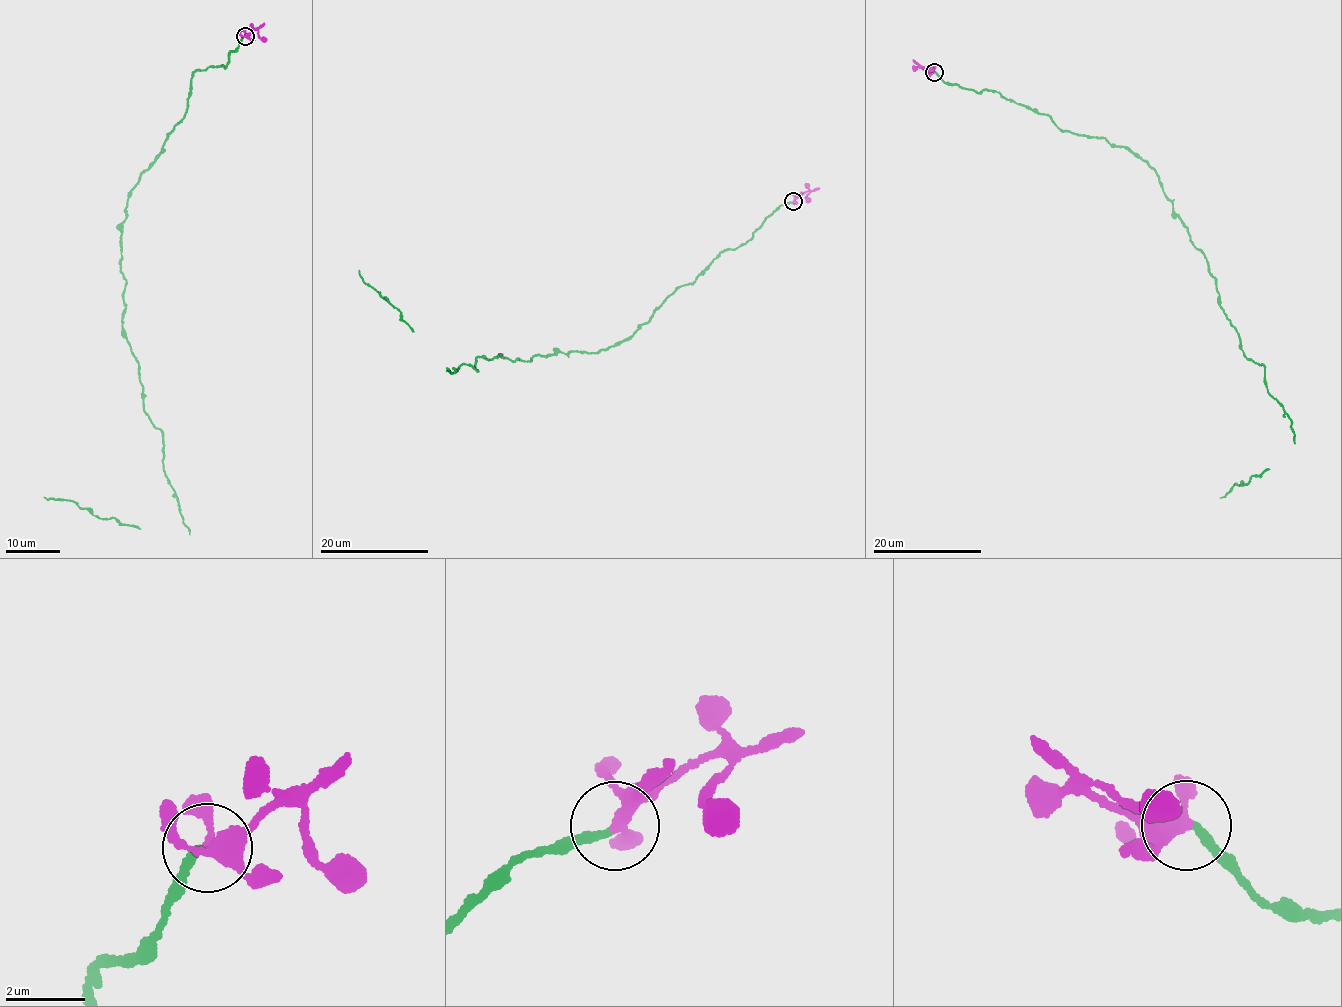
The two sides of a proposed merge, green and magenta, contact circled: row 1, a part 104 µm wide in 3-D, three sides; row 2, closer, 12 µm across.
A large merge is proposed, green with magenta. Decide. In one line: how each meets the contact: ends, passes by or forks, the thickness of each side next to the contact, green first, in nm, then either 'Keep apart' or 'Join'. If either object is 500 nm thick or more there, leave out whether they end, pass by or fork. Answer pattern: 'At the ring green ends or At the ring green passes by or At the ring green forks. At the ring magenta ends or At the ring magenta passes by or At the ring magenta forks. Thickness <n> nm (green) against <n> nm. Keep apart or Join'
At the ring green ends. At the ring magenta forks. Thickness 200 nm (green) against 240 nm. Keep apart

